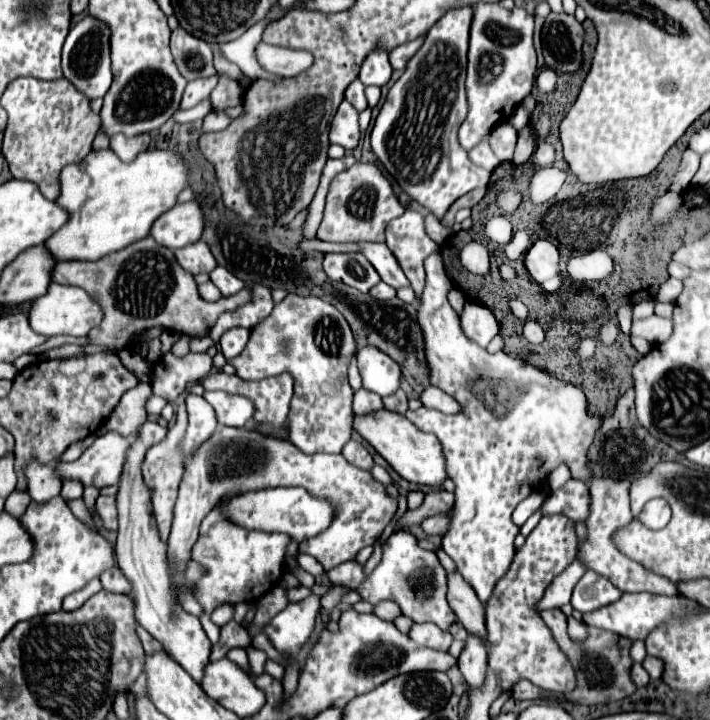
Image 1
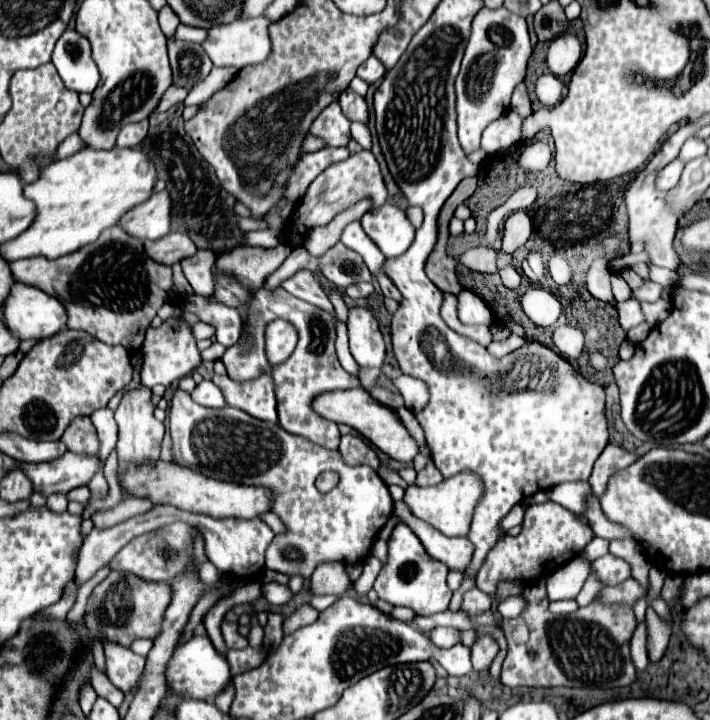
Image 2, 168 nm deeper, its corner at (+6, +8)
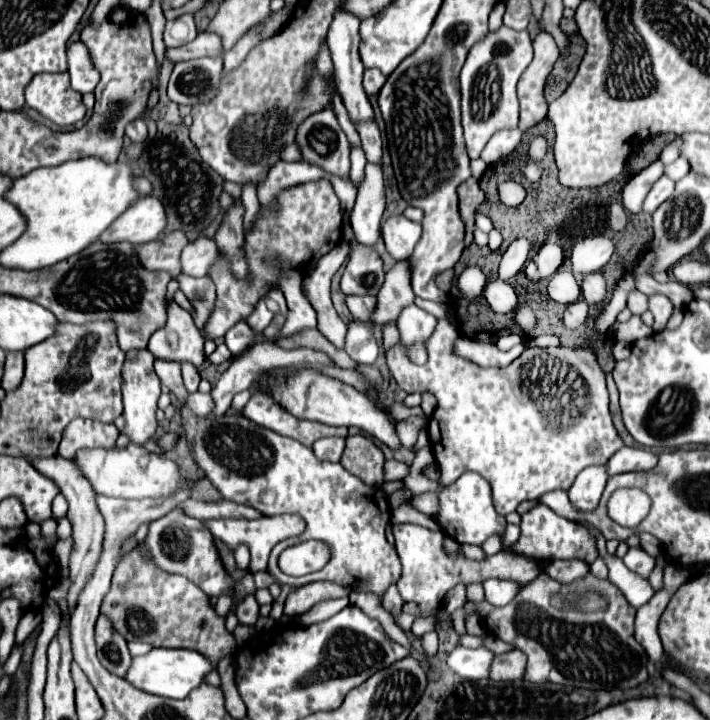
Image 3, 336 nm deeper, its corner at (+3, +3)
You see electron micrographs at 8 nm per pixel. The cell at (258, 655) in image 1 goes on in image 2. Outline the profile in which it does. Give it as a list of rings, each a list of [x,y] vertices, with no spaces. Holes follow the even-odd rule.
[[[223,623],[221,631],[223,631],[223,639],[229,649],[244,649],[248,646],[247,638],[238,633],[237,623]]]

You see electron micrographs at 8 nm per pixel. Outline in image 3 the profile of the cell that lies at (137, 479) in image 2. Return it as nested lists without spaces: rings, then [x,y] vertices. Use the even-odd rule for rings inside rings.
[[[128,444],[124,448],[90,448],[90,450],[78,450],[72,462],[78,462],[82,466],[82,472],[86,478],[90,478],[90,484],[96,494],[106,494],[114,498],[160,498],[170,496],[178,484],[184,480],[178,466],[168,460],[164,454],[152,454],[144,446]]]

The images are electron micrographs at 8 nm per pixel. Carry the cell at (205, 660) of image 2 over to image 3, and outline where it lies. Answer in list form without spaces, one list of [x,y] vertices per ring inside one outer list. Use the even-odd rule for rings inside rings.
[[[152,648],[148,654],[132,658],[130,670],[126,670],[124,680],[128,680],[138,690],[168,696],[168,698],[186,698],[190,690],[194,690],[200,682],[204,682],[204,674],[212,670],[212,664],[194,650],[170,650],[170,648]]]

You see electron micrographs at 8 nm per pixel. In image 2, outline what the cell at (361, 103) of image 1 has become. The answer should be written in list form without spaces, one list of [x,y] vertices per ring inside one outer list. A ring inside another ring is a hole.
[[[345,89],[339,97],[339,103],[341,103],[341,109],[343,113],[347,115],[347,119],[351,121],[363,121],[367,123],[369,119],[369,113],[367,113],[367,103],[361,95],[357,95],[353,89]]]

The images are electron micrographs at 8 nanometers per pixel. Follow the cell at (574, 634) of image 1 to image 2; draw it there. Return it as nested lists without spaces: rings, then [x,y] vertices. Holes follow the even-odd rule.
[[[575,599],[553,601],[550,602],[549,605],[549,610],[559,615],[568,615],[569,613],[575,612],[577,609],[579,609],[579,606]]]

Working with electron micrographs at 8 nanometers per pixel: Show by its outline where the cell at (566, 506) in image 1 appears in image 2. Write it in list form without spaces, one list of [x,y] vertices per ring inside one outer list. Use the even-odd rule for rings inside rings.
[[[589,497],[587,499],[587,507],[585,507],[585,511],[581,513],[585,519],[587,519],[587,523],[589,523],[589,527],[595,531],[595,535],[597,537],[603,537],[603,539],[621,539],[621,537],[627,537],[627,531],[621,527],[619,529],[619,525],[615,525],[615,523],[611,523],[605,515],[603,515],[603,511],[601,511],[601,507],[599,507],[599,501],[595,501],[595,497]]]

